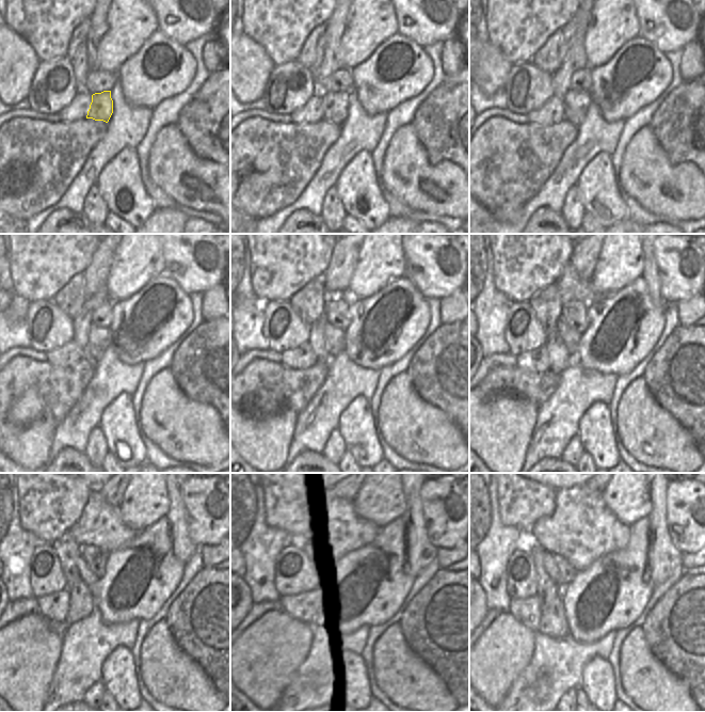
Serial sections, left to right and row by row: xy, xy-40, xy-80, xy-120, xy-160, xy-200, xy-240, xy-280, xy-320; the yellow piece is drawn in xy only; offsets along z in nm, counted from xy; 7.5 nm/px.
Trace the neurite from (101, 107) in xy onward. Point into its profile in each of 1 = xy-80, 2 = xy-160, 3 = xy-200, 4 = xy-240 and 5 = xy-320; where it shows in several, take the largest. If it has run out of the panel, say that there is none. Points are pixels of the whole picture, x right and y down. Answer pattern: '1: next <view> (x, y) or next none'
1: next xy-80 (575, 103)
2: next xy-160 (335, 338)
3: next xy-200 (571, 337)
4: next xy-240 (85, 574)
5: next xy-320 (548, 562)

